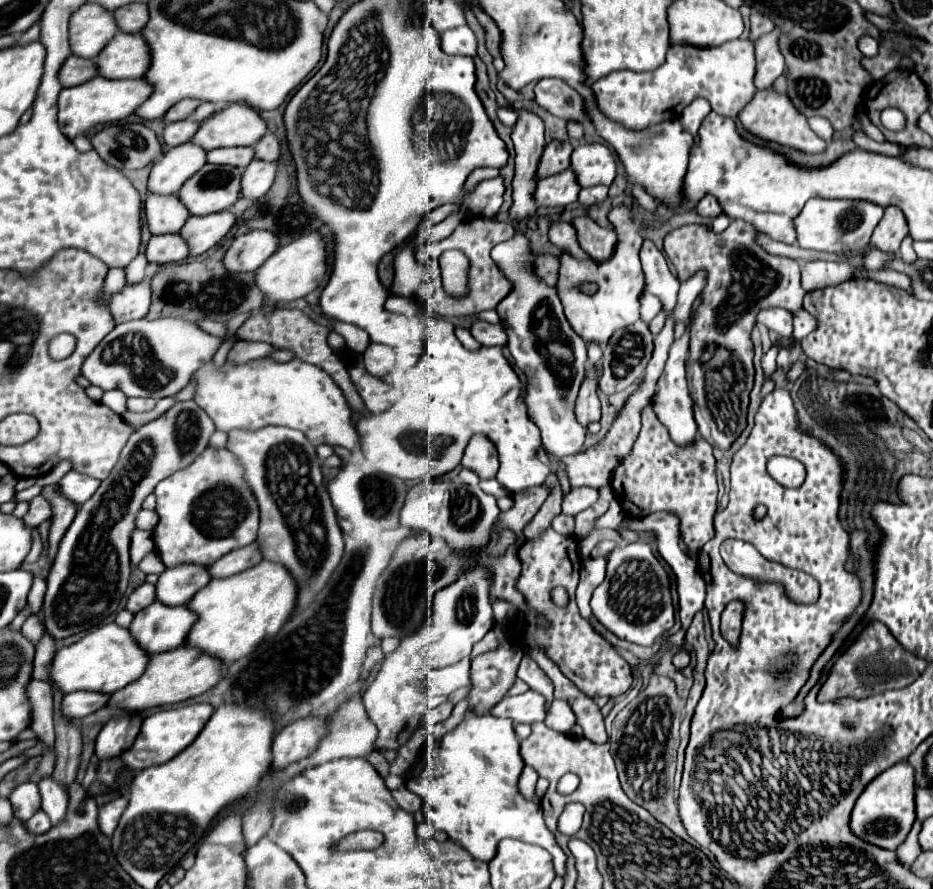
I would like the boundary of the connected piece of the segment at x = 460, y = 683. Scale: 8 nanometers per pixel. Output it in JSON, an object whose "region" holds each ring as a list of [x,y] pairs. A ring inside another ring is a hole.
{"region":[[[464,658],[462,662],[452,664],[448,668],[436,670],[434,686],[438,686],[440,692],[448,692],[448,694],[458,690],[458,688],[470,686],[470,658]]]}

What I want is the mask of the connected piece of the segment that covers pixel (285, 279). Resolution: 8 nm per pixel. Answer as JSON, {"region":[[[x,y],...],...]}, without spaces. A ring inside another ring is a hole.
{"region":[[[310,232],[282,246],[256,272],[258,288],[276,304],[304,298],[312,290],[316,290],[324,278],[326,278],[326,240],[320,232]]]}

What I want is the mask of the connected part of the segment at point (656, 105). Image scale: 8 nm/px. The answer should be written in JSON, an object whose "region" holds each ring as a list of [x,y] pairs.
{"region":[[[736,38],[716,48],[672,44],[666,62],[658,70],[642,74],[630,70],[612,72],[596,80],[592,90],[596,94],[600,110],[610,120],[624,124],[630,130],[644,130],[652,124],[680,118],[682,110],[696,98],[706,98],[714,112],[736,118],[742,108],[754,98],[754,76],[754,44],[746,38]]]}

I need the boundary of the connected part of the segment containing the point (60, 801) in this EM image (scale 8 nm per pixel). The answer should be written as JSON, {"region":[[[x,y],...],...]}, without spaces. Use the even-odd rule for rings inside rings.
{"region":[[[44,778],[40,784],[40,796],[42,796],[42,810],[50,816],[52,826],[60,824],[66,818],[68,808],[68,794],[64,792],[64,786],[60,786],[52,778]]]}

